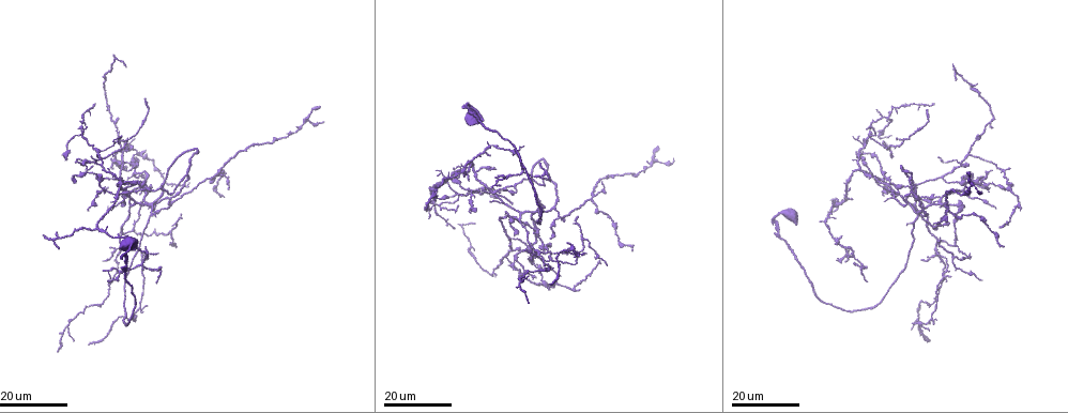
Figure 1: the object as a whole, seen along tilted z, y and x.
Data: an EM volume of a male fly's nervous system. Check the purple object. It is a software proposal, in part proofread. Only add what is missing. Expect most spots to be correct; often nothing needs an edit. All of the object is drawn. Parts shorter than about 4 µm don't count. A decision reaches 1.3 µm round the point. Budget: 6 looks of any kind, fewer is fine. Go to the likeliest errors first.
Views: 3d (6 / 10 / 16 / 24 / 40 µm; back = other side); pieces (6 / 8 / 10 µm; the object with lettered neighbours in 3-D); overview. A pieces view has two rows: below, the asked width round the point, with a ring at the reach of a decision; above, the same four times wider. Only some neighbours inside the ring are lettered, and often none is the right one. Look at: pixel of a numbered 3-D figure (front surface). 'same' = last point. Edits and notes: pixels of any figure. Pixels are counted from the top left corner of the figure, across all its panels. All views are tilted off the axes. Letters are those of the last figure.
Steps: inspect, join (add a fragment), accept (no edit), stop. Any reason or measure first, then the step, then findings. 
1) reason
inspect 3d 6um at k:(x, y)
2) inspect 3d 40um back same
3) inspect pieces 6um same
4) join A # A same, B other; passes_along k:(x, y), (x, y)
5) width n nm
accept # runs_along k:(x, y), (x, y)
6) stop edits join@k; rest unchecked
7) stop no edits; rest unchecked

branch stops here
inspect 3d 16um at 1:(510, 203)

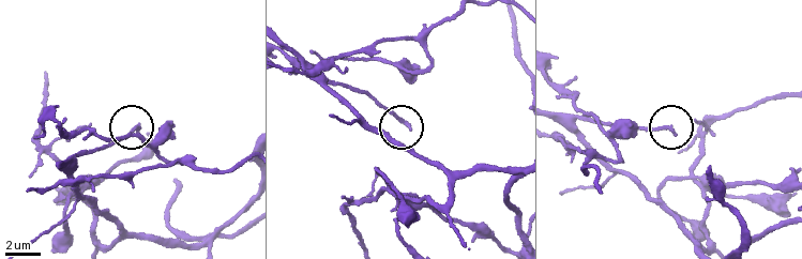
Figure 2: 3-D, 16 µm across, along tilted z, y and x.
inspect pieces 6um at 2:(672, 136)

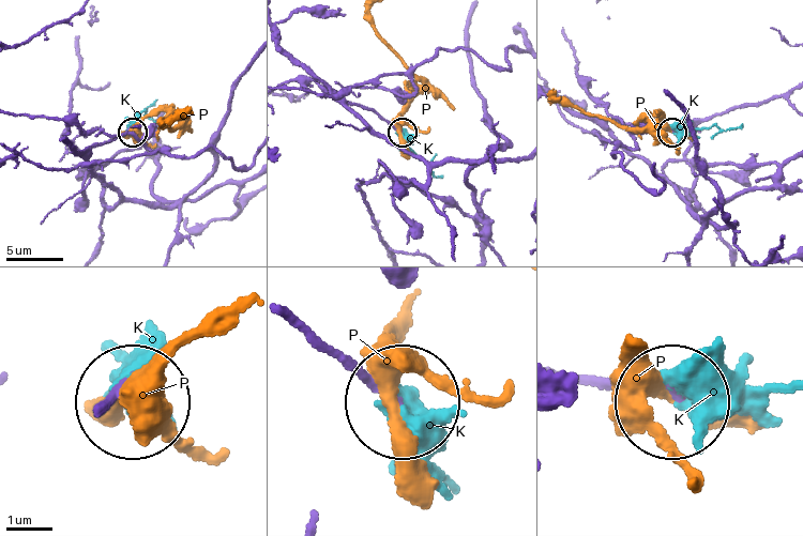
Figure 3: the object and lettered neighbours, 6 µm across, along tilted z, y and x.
width 190 nm
join K # K same, P other; the cell continues

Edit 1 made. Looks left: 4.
inspect overview

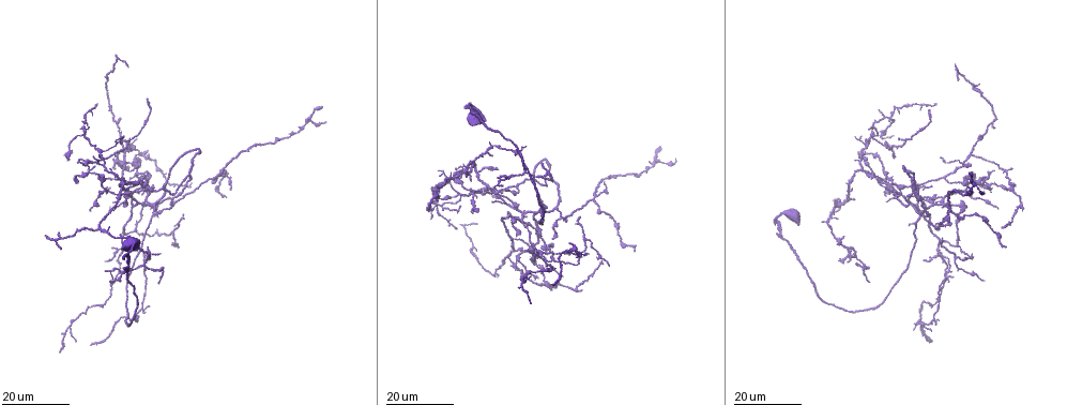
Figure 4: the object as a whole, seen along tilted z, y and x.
long arm stops here
inspect 3d 24um at 4:(633, 250)

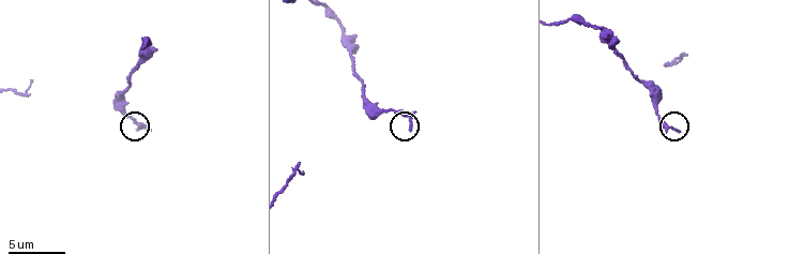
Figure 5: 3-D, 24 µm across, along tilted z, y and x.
what lies round it
inspect pieces 6um at 5:(408, 130)

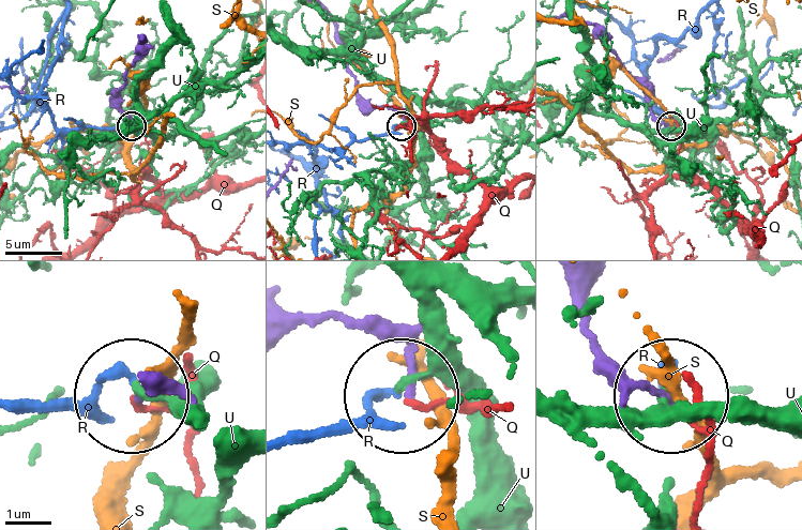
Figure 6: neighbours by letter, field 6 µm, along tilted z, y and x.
width 150 nm
accept # Q other, R other, S other, U other; no lettered fragment goes on from it

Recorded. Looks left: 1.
stop edits join@3; rest unchecked

